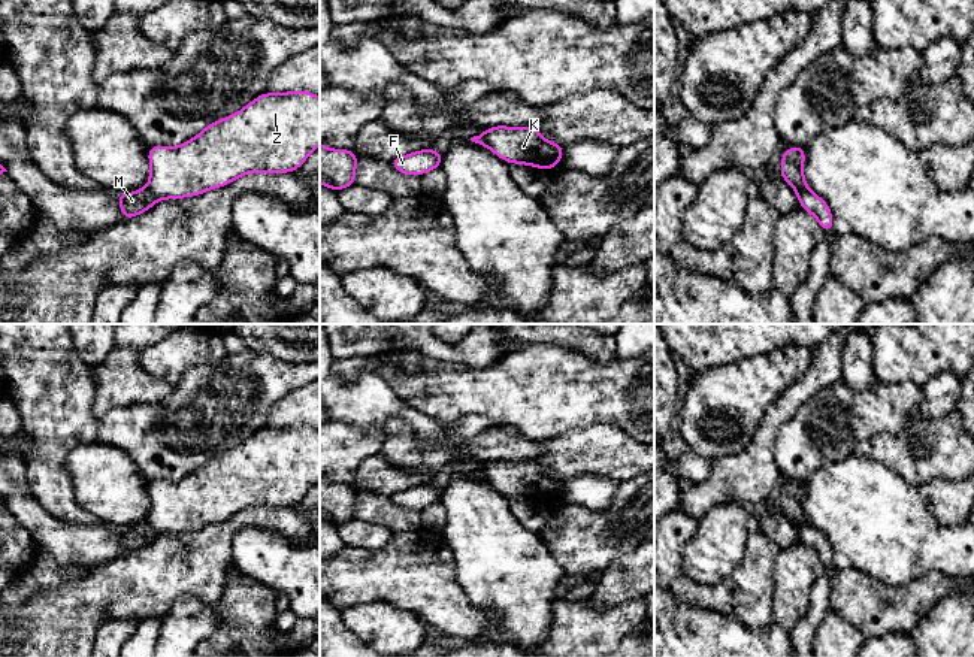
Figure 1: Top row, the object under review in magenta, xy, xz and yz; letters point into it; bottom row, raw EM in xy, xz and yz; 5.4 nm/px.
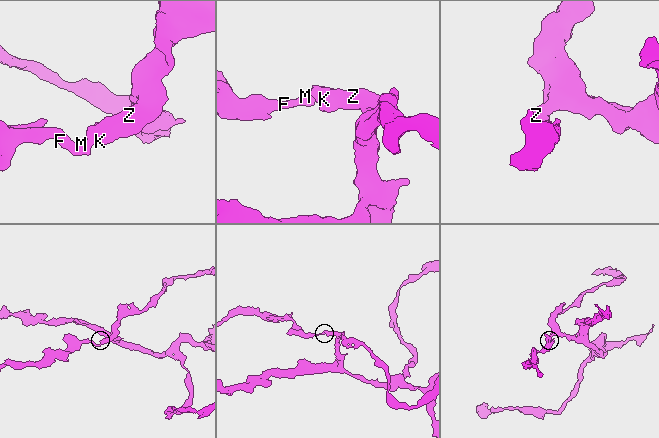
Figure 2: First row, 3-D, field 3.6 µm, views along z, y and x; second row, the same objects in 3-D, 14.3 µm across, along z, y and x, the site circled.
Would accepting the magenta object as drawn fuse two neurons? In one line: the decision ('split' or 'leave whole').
split

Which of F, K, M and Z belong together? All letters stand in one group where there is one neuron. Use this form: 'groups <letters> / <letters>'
groups F M / K Z

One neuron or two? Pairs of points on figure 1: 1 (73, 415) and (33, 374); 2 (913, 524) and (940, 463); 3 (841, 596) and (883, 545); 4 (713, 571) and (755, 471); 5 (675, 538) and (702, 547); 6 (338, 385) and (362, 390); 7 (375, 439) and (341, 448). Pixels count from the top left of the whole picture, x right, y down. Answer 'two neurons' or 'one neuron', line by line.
1: one neuron
2: two neurons
3: two neurons
4: two neurons
5: two neurons
6: one neuron
7: one neuron

